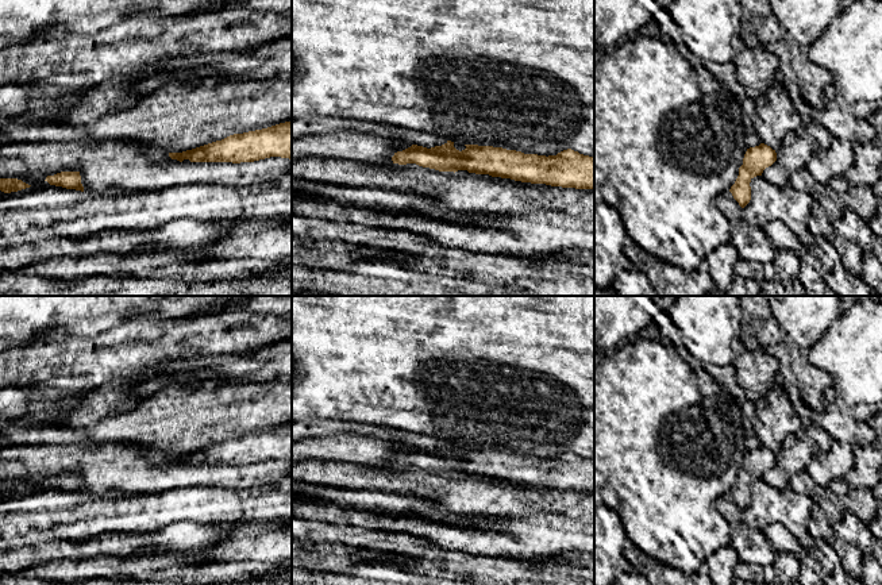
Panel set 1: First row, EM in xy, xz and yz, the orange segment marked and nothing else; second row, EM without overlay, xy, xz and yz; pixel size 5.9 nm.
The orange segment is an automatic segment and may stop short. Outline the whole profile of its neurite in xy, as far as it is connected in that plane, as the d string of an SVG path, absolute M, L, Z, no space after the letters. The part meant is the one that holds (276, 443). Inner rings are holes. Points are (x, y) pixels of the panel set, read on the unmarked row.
M292 424L267 431L234 436L182 455L169 455L172 462L182 465L254 465L270 459L292 462Z

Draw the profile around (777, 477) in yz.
M802 431L789 434L782 443L782 449L775 454L777 463L764 472L762 478L769 485L783 490L789 486L792 476L806 470L813 454L813 443Z

